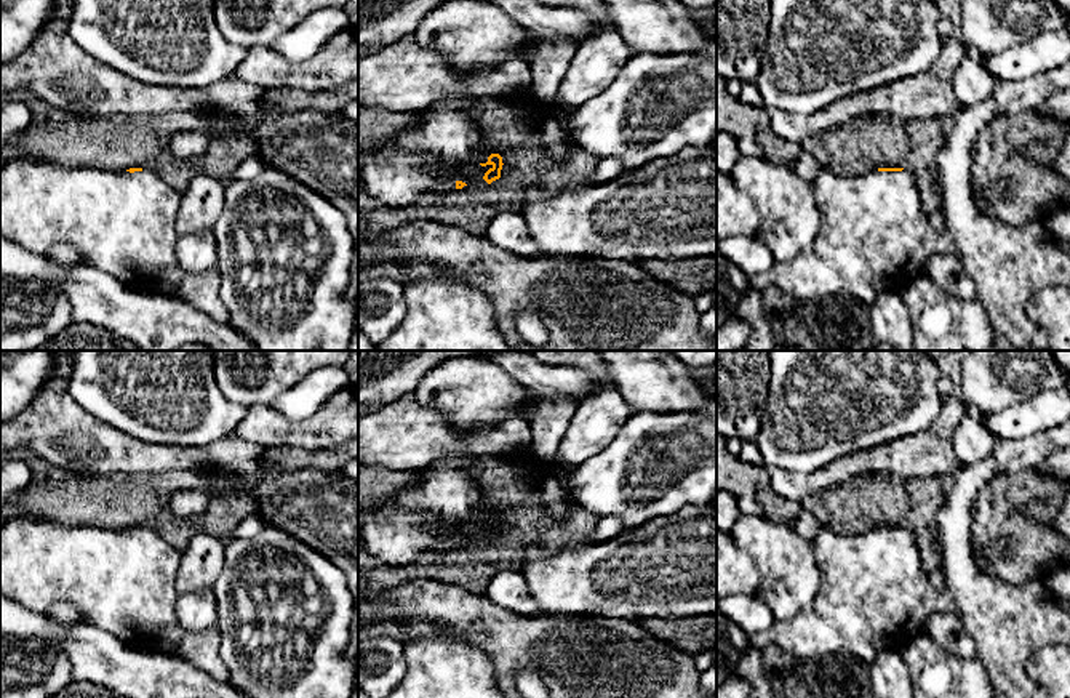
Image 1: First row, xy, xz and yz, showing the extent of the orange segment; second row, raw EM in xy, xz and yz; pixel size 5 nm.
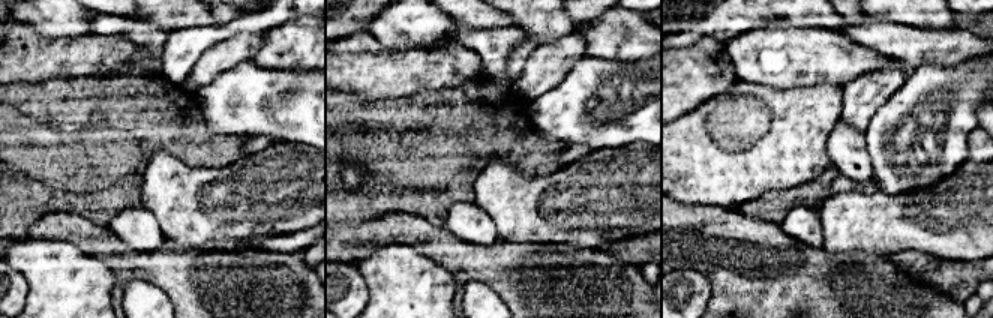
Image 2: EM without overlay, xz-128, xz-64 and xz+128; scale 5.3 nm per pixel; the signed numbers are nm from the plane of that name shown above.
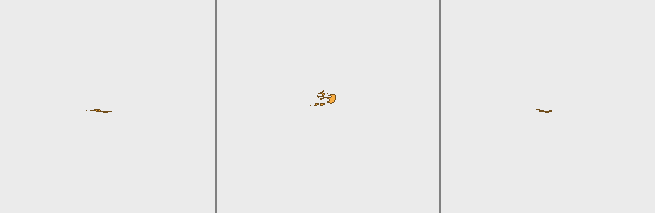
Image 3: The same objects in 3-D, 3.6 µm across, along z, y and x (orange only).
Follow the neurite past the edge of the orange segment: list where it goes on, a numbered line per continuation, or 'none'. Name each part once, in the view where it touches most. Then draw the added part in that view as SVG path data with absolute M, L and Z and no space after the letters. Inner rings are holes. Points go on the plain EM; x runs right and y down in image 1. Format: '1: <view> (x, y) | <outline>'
1: yz (875, 594) | M820 528L812 548L820 570L816 597L793 618L774 621L769 629L750 637L750 647L765 650L773 644L798 660L849 653L870 666L880 652L905 648L923 632L929 615L958 612L953 596L929 581L908 528L873 528L856 535Z

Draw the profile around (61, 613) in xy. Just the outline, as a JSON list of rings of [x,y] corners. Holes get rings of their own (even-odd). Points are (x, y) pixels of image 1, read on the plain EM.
[[[56,604],[45,615],[53,623],[53,629],[85,623],[82,610],[74,604]]]

